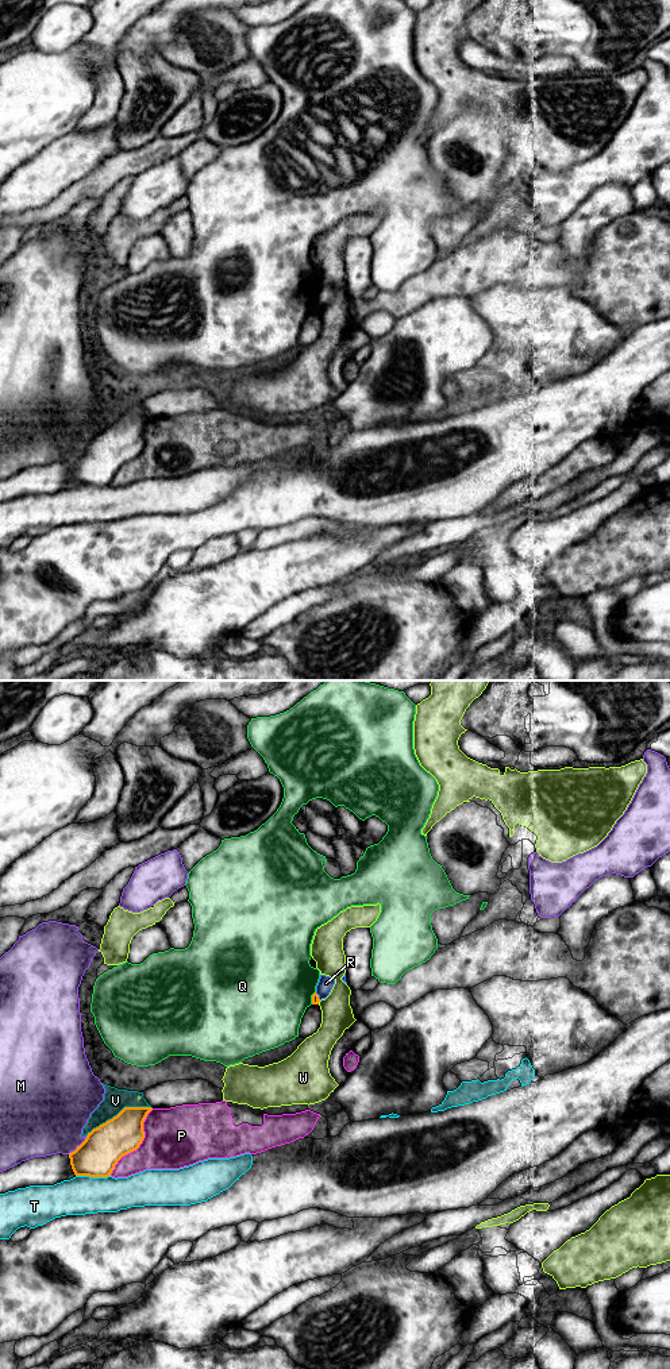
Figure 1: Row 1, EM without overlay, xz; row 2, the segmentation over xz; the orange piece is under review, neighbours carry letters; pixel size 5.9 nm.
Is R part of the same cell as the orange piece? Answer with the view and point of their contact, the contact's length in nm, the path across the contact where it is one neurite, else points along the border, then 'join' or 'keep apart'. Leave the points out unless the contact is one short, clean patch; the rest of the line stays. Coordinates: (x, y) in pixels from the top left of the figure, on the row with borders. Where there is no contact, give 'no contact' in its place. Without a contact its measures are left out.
xz (318, 997) | 60 nm | along xz (315, 992), (320, 999) | keep apart

